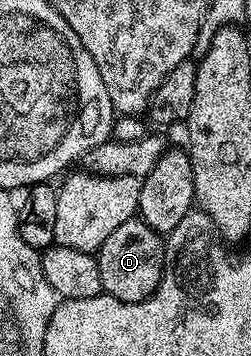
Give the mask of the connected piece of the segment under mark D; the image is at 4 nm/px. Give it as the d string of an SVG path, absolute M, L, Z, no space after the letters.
M140 217L123 221L123 225L119 225L119 229L115 229L107 241L103 241L95 254L99 277L103 277L104 294L124 303L138 303L157 291L165 264L165 244L162 236Z

